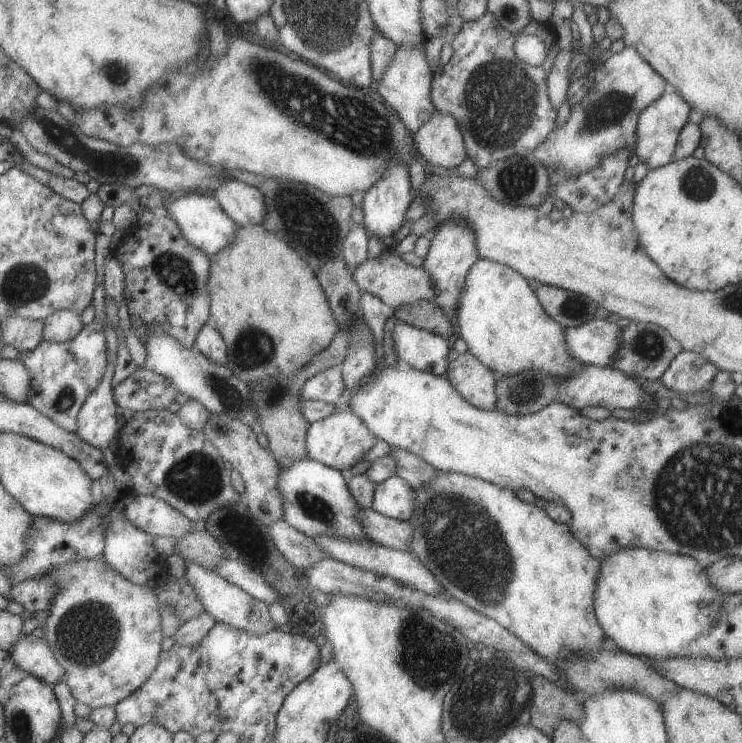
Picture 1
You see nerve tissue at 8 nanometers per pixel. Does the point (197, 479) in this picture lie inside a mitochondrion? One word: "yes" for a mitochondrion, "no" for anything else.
yes

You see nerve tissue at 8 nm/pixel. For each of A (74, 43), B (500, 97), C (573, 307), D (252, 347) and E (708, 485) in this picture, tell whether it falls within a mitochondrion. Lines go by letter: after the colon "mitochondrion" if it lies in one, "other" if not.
A: other
B: mitochondrion
C: mitochondrion
D: mitochondrion
E: mitochondrion

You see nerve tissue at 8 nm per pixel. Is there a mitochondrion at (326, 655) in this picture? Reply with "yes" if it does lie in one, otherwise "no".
no

